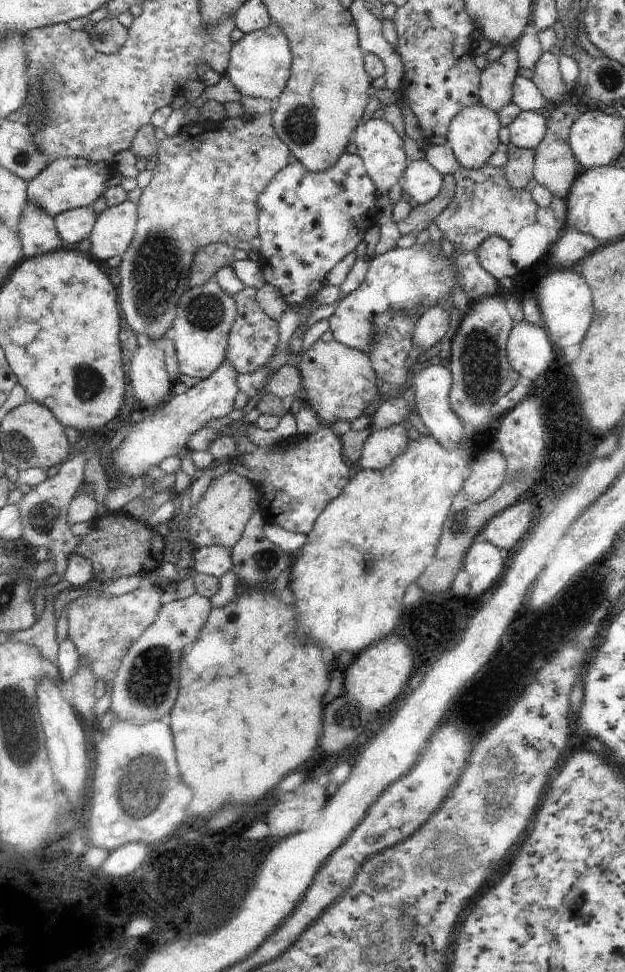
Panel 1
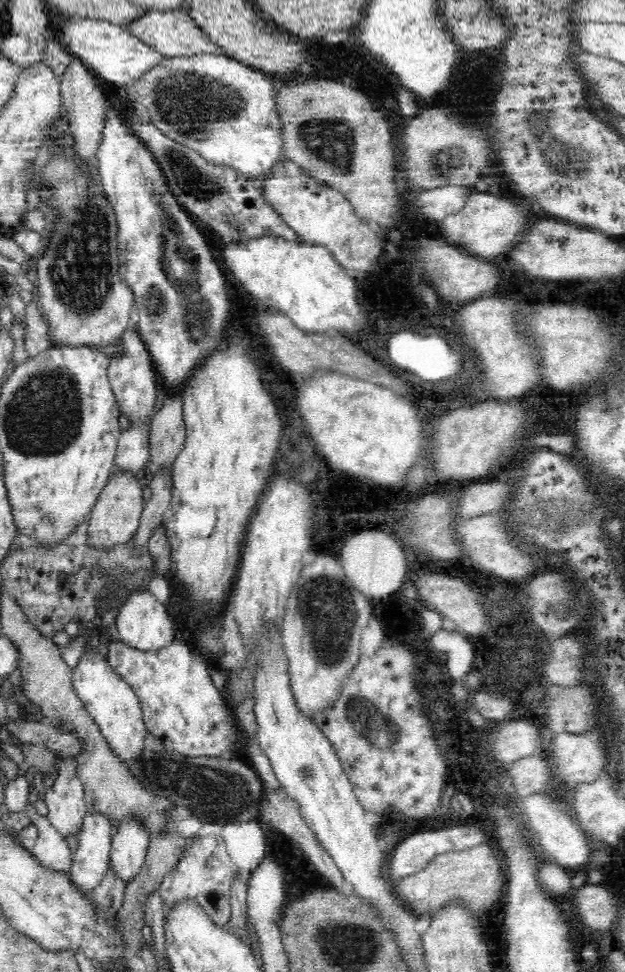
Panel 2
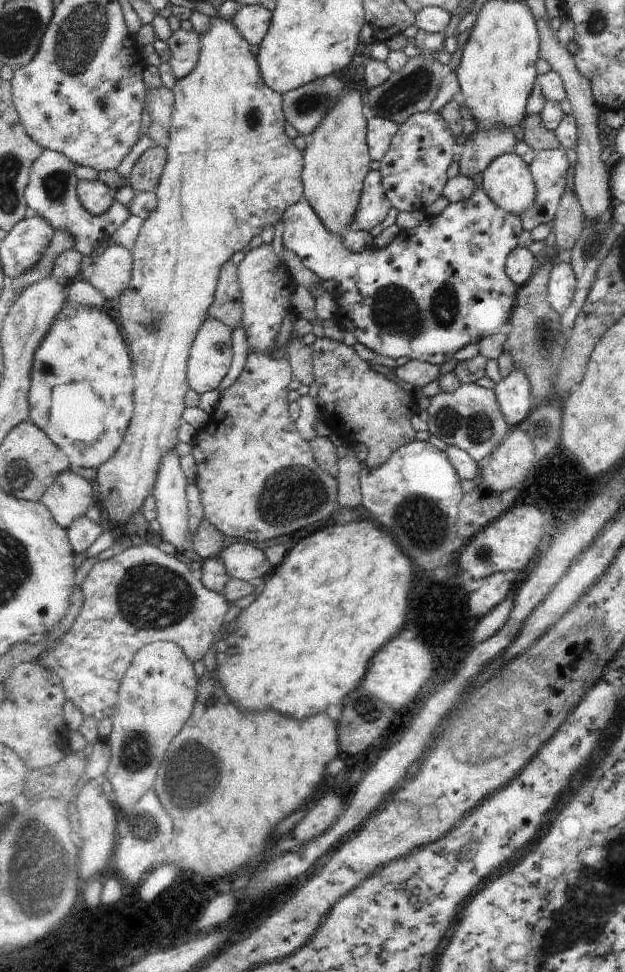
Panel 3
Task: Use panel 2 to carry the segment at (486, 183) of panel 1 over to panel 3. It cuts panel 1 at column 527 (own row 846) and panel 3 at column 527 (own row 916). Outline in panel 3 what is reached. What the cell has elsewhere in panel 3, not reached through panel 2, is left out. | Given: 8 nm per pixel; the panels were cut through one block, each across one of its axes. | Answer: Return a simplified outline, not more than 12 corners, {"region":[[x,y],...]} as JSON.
{"region":[[563,146],[537,152],[530,169],[535,204],[520,216],[524,230],[553,224],[568,190]]}

